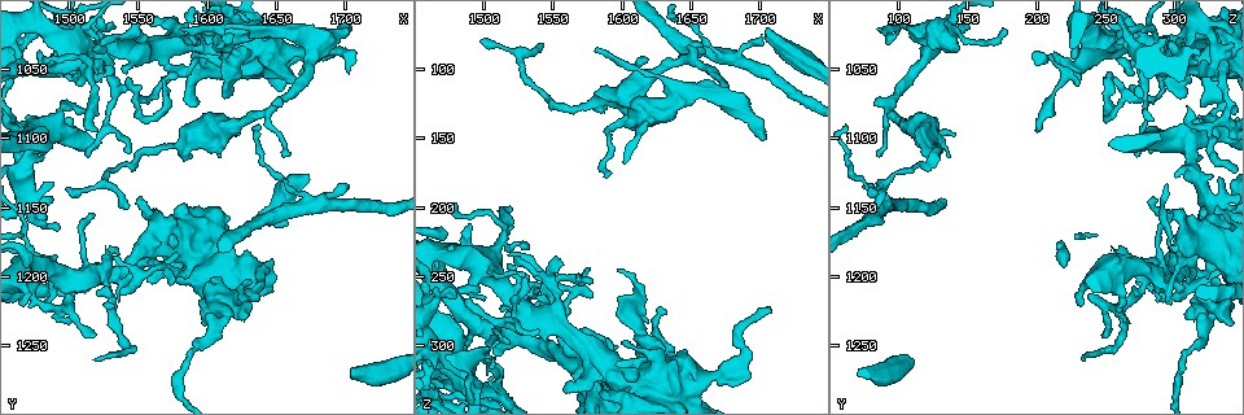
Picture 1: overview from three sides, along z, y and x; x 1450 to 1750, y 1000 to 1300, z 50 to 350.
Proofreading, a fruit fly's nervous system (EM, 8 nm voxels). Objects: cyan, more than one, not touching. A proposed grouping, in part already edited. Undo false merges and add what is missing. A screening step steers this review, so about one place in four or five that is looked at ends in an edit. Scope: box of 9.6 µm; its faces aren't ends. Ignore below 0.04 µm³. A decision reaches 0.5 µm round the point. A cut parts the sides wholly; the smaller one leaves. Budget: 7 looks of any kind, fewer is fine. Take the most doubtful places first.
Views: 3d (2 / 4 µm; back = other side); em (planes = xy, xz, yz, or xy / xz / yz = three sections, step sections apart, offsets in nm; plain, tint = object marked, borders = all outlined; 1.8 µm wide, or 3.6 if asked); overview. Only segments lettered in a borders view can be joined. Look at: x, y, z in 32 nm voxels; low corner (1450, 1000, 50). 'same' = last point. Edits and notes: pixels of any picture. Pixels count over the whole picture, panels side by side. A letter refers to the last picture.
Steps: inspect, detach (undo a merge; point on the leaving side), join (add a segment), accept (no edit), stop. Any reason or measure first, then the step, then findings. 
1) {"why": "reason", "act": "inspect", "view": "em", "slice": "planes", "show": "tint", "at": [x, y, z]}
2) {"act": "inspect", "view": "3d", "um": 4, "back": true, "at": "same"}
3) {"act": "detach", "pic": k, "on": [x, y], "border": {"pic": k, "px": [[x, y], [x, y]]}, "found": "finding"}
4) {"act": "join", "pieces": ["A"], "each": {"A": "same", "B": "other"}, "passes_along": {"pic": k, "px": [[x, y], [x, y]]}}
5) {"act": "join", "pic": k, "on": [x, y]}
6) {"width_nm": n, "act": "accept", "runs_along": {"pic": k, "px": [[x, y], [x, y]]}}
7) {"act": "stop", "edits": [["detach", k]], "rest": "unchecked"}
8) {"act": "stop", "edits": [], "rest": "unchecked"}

{"why": "touches itself", "act": "inspect", "view": "em", "um": 3.6, "slice": "planes", "show": "borders", "at": [1622, 1042, 304]}

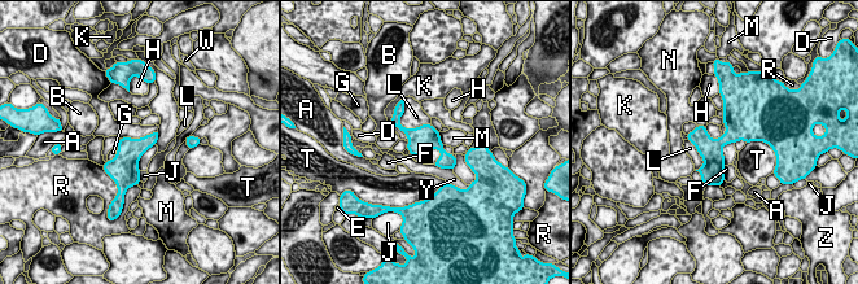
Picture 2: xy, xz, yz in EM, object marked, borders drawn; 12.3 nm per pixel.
{"longest_contact_nm": ["D", 480], "act": "accept", "each": {"A": "other", "B": "other", "D": "other", "E": "other", "F": "other", "G": "other", "H": "other", "J": "other", "K": "other", "L": "other", "M": "other", "N": "other", "R": "other", "T": "other", "W": "other", "Y": "other", "Z": "other"}, "border": {"pic": 2, "px": [[157, 130], [139, 138], [121, 139]]}, "found": "one cell here"}

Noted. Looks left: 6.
{"why": "free end", "act": "inspect", "view": "3d", "um": 4, "at": [1608, 1114, 134]}

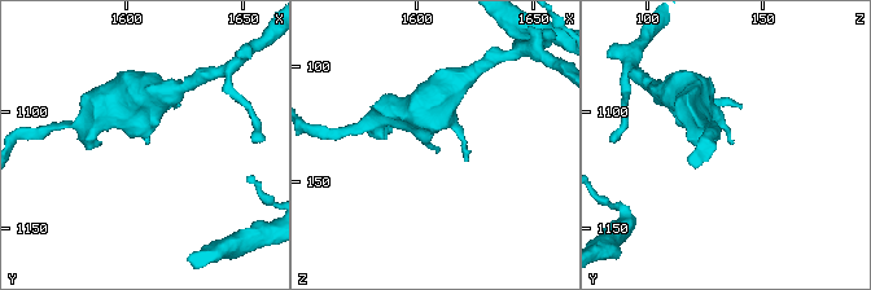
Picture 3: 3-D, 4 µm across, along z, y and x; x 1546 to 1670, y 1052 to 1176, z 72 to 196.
{"act": "inspect", "view": "em", "slice": "xy", "step": 4, "show": "borders", "at": [1609, 1113, 136]}

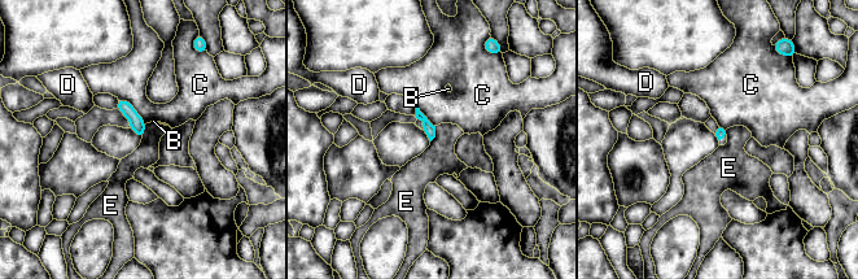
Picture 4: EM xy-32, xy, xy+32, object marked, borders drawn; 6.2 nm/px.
{"act": "inspect", "view": "em", "slice": "planes", "show": "borders", "at": "same"}

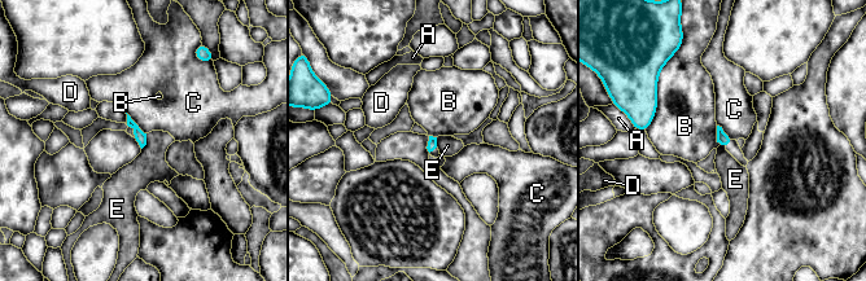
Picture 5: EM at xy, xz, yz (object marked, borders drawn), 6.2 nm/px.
{"act": "accept", "each": {"A": "other", "B": "other", "C": "other", "D": "other", "E": "other"}, "border": {"pic": 5, "px": [[147, 134], [147, 144], [141, 149]]}, "found": "none of them fits"}

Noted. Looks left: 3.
{"why": "branch stops here", "act": "inspect", "view": "3d", "um": 4, "back": true, "at": [1542, 1152, 82]}

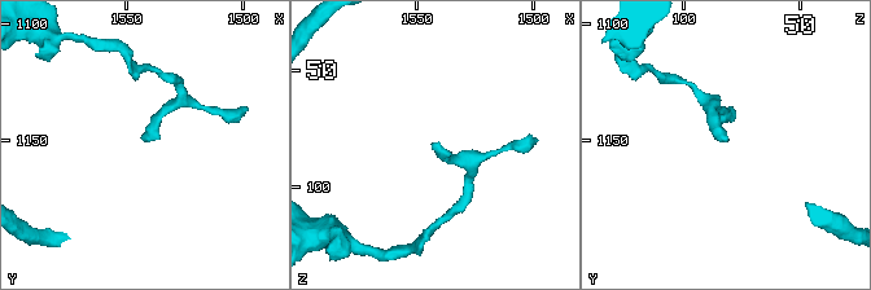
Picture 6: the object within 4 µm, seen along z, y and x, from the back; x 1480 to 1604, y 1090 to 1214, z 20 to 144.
{"act": "inspect", "view": "em", "slice": "planes", "show": "borders", "at": [1542, 1151, 82]}

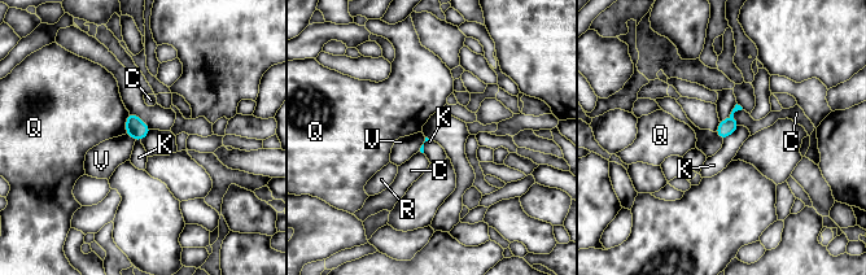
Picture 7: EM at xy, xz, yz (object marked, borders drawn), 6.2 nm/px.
{"longest_contact_nm": ["K", 140], "act": "accept", "each": {"C": "other", "K": "other", "Q": "other", "R": "other", "V": "other"}, "found": "none of them fits"}

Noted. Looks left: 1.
{"act": "stop", "edits": [], "rest": "unchecked"}

